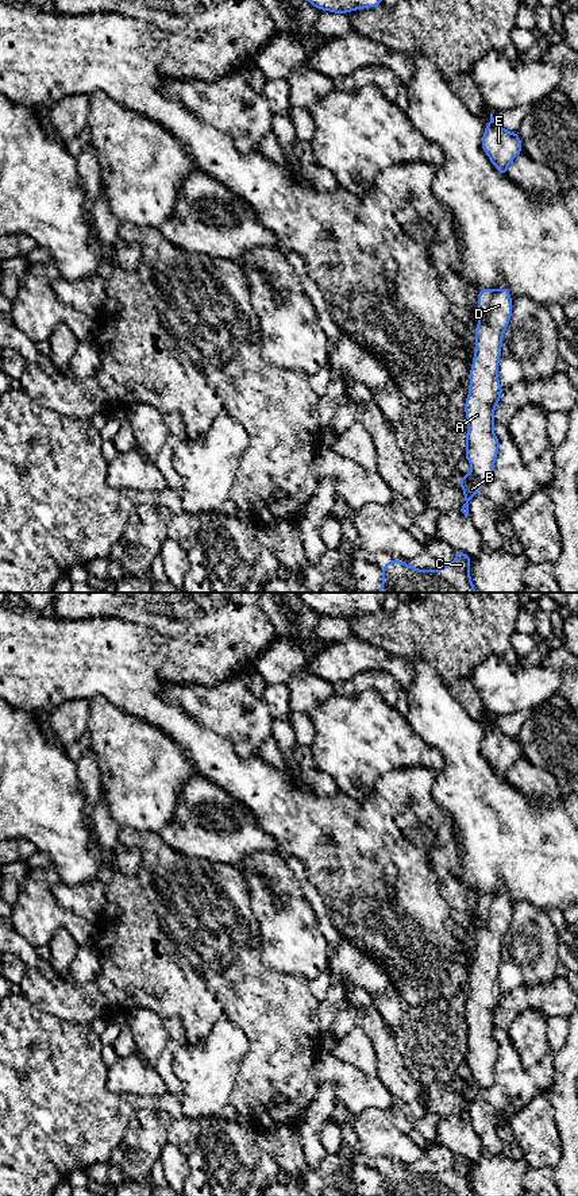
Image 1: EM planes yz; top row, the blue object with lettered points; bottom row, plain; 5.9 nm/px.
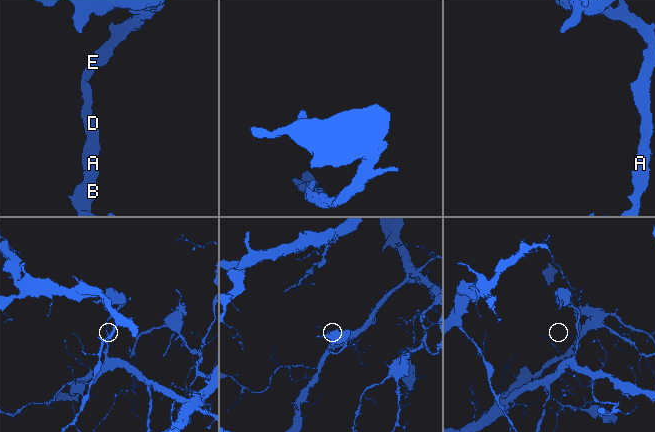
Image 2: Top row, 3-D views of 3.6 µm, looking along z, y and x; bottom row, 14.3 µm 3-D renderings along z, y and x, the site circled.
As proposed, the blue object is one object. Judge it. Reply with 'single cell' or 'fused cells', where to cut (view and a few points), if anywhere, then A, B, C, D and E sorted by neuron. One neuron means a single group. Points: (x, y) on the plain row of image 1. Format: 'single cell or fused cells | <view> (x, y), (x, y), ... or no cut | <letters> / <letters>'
single cell | no cut | A B C D E

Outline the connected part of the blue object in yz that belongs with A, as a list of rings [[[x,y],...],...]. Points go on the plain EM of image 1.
[[[481,892],[478,898],[478,930],[475,956],[469,979],[470,996],[465,1008],[467,1022],[466,1058],[471,1069],[470,1077],[458,1087],[465,1099],[461,1116],[469,1120],[469,1107],[479,1092],[493,1083],[494,1066],[500,1054],[498,1042],[493,1037],[493,1016],[504,996],[497,977],[501,960],[502,940],[512,922],[512,902],[506,892],[492,895]]]

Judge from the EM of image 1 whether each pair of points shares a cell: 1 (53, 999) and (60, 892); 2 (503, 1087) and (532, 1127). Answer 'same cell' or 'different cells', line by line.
1: different cells
2: different cells

